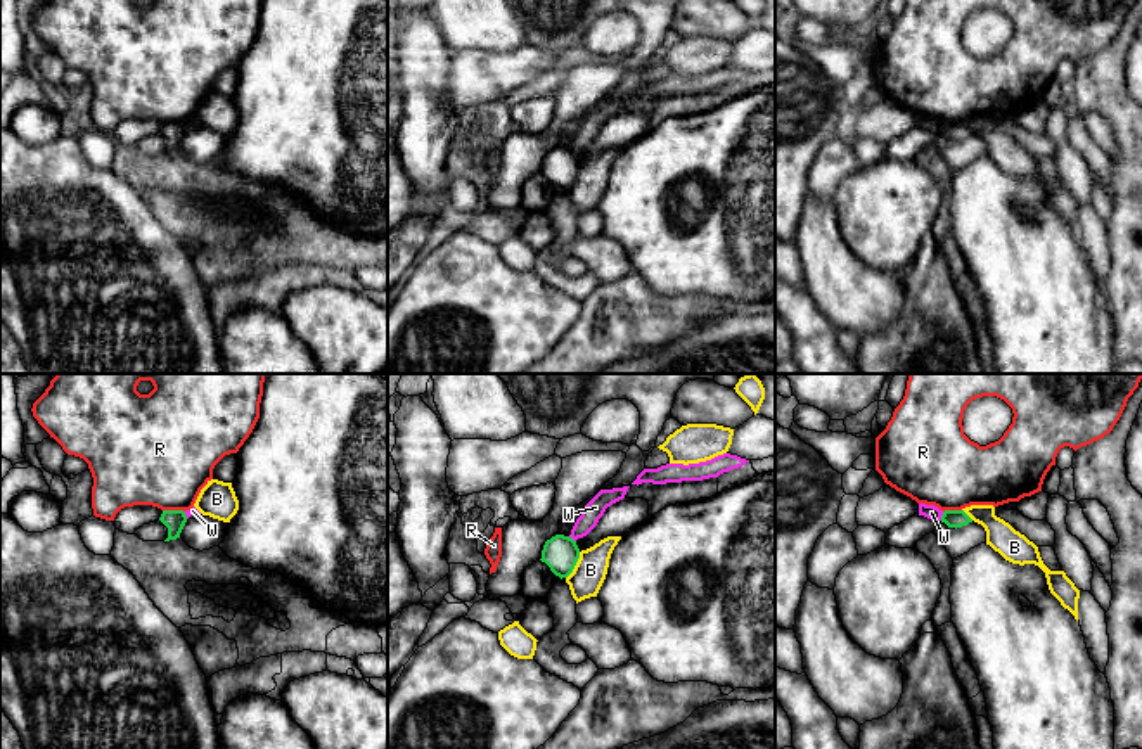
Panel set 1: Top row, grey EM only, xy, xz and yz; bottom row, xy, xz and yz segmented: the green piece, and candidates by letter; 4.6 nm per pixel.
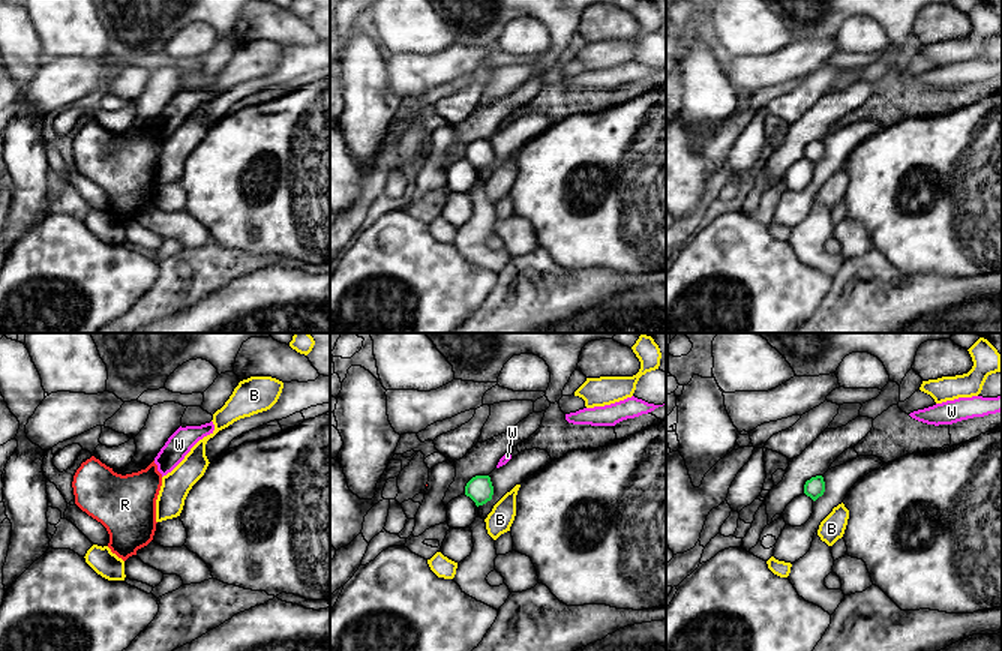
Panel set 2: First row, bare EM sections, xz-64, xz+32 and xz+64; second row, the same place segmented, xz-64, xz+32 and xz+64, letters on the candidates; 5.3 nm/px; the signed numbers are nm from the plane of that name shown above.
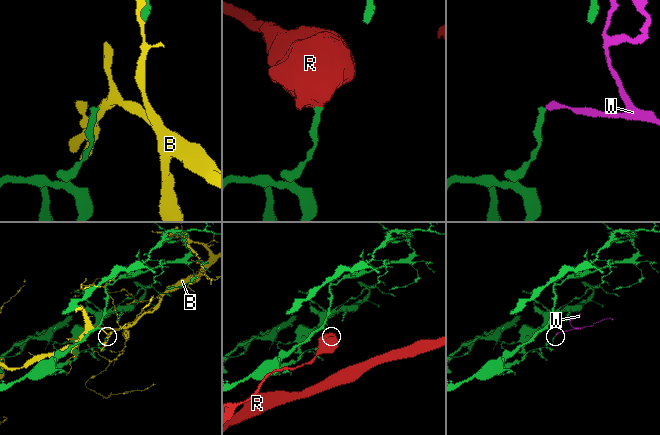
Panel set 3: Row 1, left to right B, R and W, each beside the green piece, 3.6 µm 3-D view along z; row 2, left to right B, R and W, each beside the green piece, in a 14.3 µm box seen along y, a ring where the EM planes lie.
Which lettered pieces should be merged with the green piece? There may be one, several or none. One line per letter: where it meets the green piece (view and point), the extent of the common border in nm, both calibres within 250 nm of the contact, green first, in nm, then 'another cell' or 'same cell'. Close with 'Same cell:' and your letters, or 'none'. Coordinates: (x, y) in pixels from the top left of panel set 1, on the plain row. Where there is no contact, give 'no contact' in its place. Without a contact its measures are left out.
B: meets green in xz at (575, 177); contact 140 nm long; 160 nm thick on the green side, 150 nm on the other; another cell
R: meets green in xy at (173, 123); contact 110 nm long; 100 nm thick on the green side, 440 nm on the other; another cell
W: meets green in yz at (942, 128); contact 40 nm long; 80 nm thick on the green side, 70 nm on the other; another cell
Same cell: none

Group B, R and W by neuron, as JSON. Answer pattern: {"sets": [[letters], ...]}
{"sets": [["B"], ["R"], ["W"]]}

